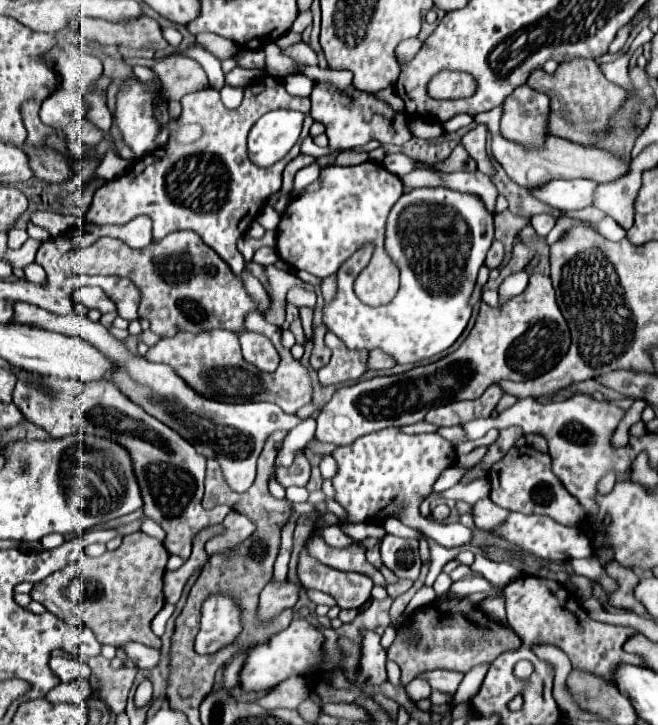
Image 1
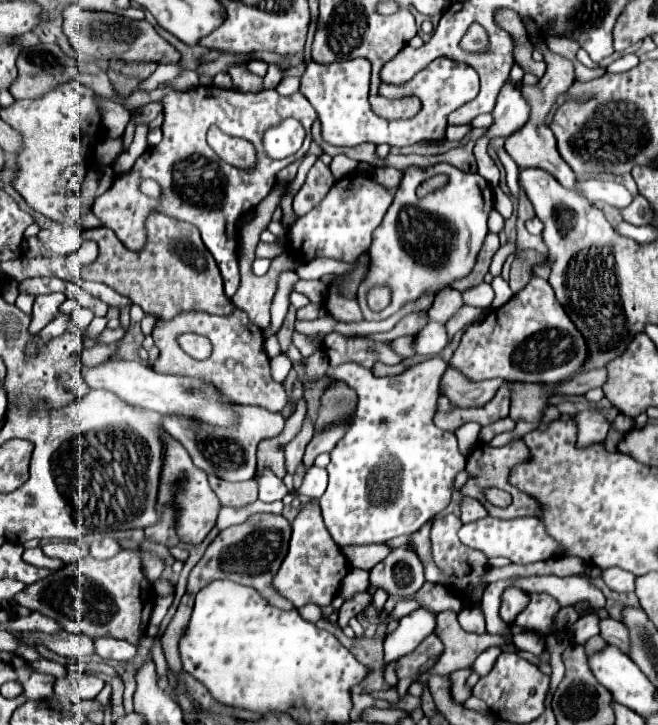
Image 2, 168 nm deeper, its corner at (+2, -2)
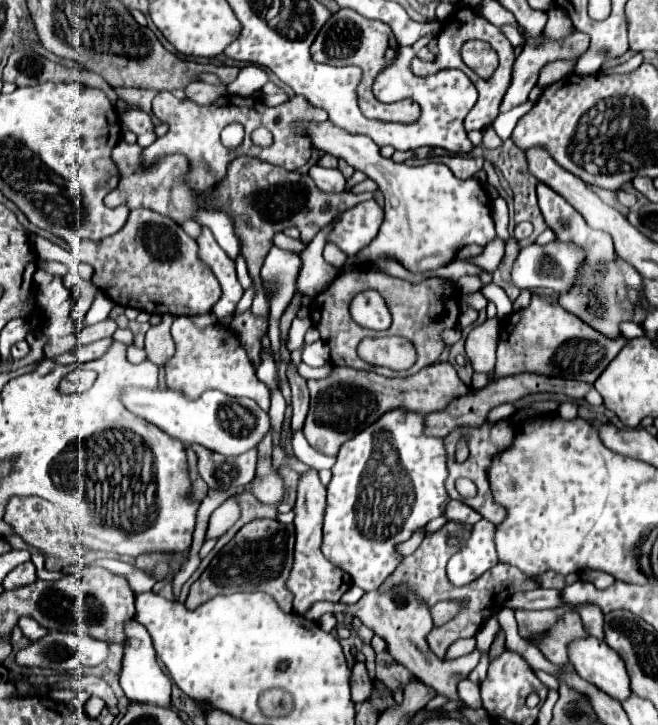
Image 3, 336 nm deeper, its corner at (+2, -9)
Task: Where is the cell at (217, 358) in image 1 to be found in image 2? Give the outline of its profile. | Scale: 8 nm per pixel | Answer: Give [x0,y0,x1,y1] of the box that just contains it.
[152,309,290,411]

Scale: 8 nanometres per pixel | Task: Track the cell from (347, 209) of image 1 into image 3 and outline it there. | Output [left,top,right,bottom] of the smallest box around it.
[328,200,382,256]

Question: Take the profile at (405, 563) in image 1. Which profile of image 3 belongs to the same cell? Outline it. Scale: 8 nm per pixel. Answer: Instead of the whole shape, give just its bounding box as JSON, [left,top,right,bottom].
[306,586,480,700]

